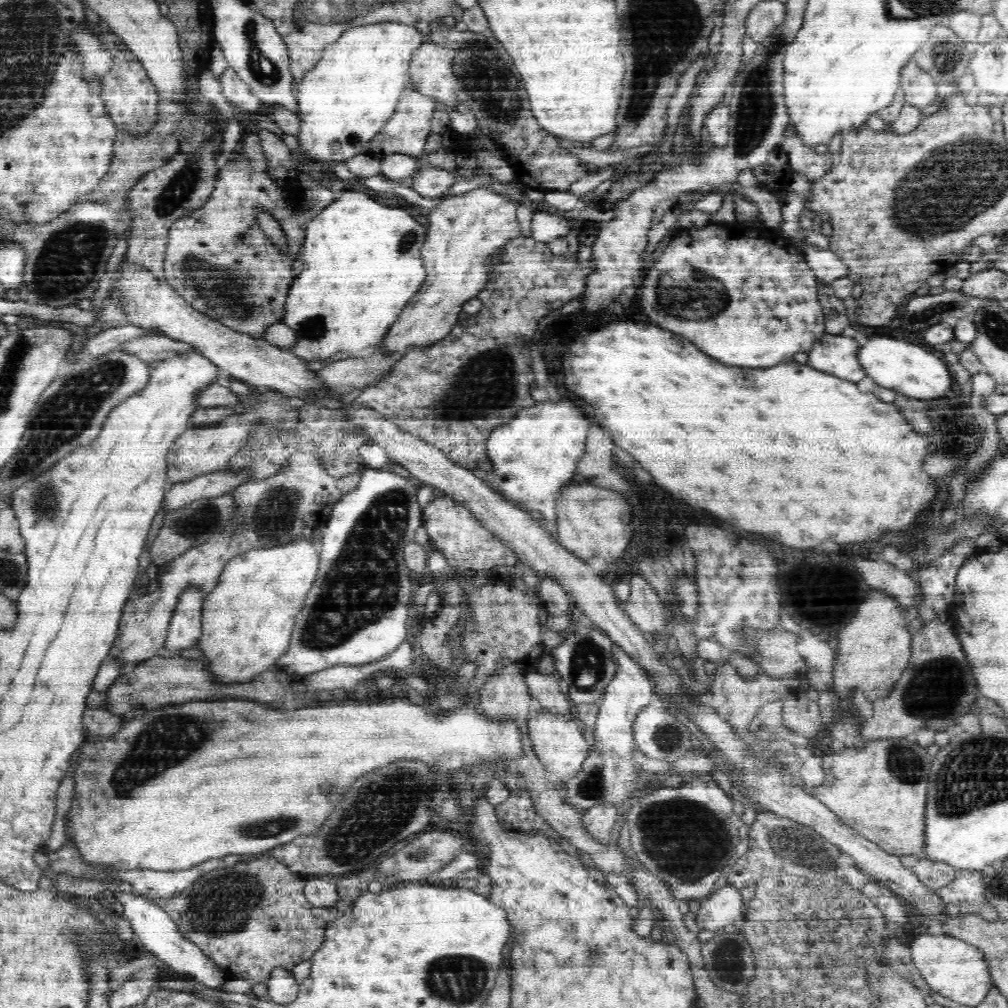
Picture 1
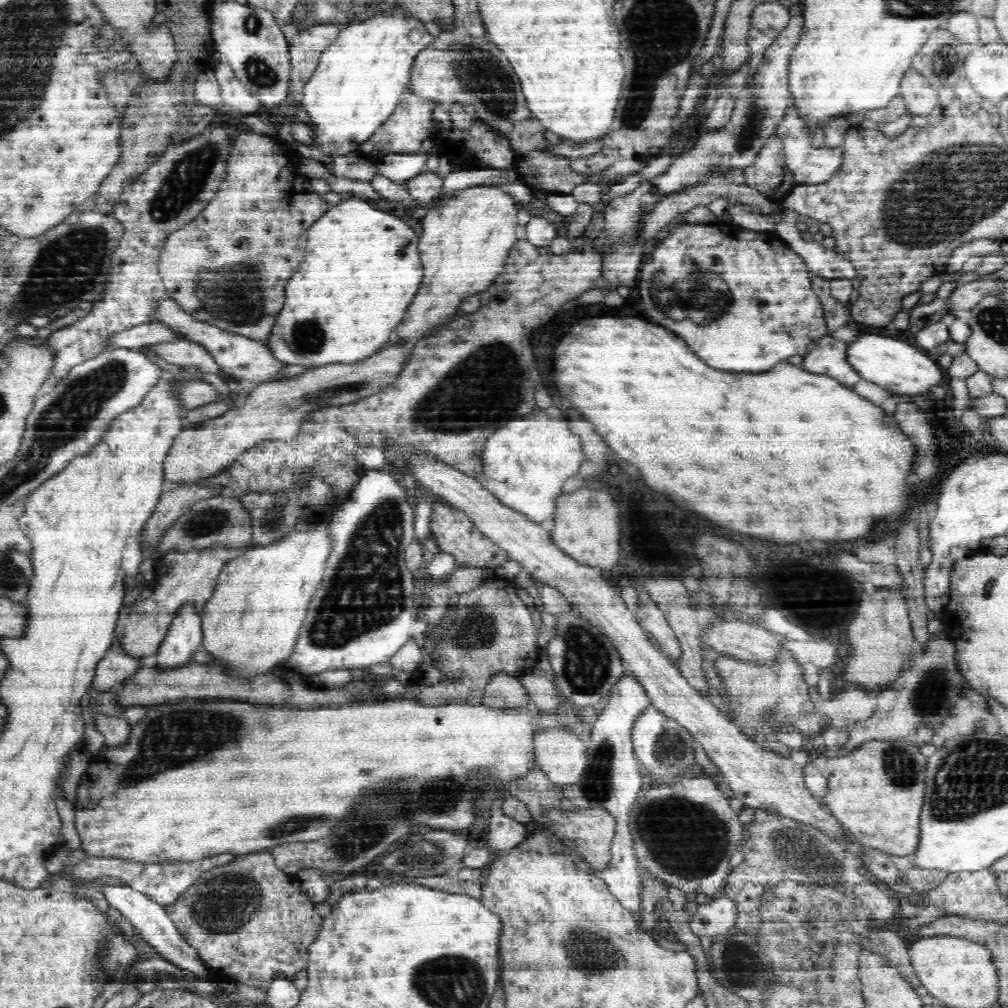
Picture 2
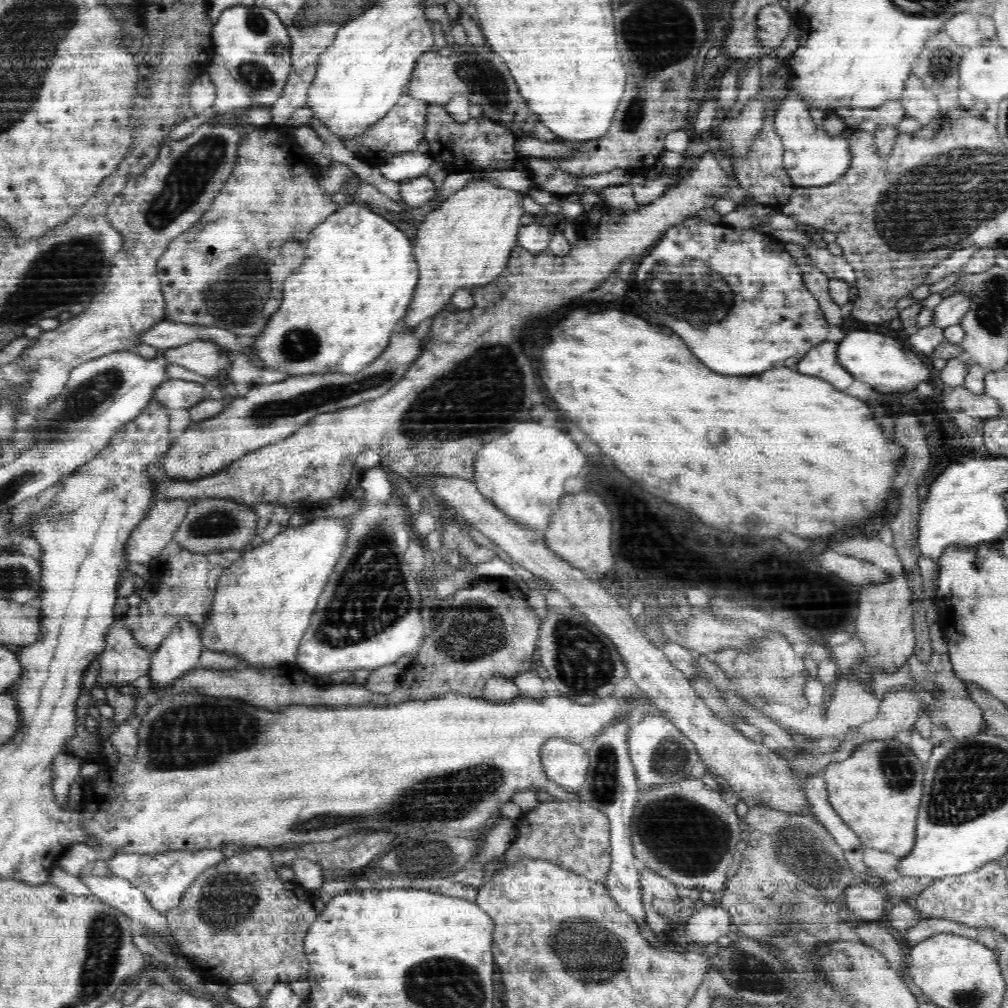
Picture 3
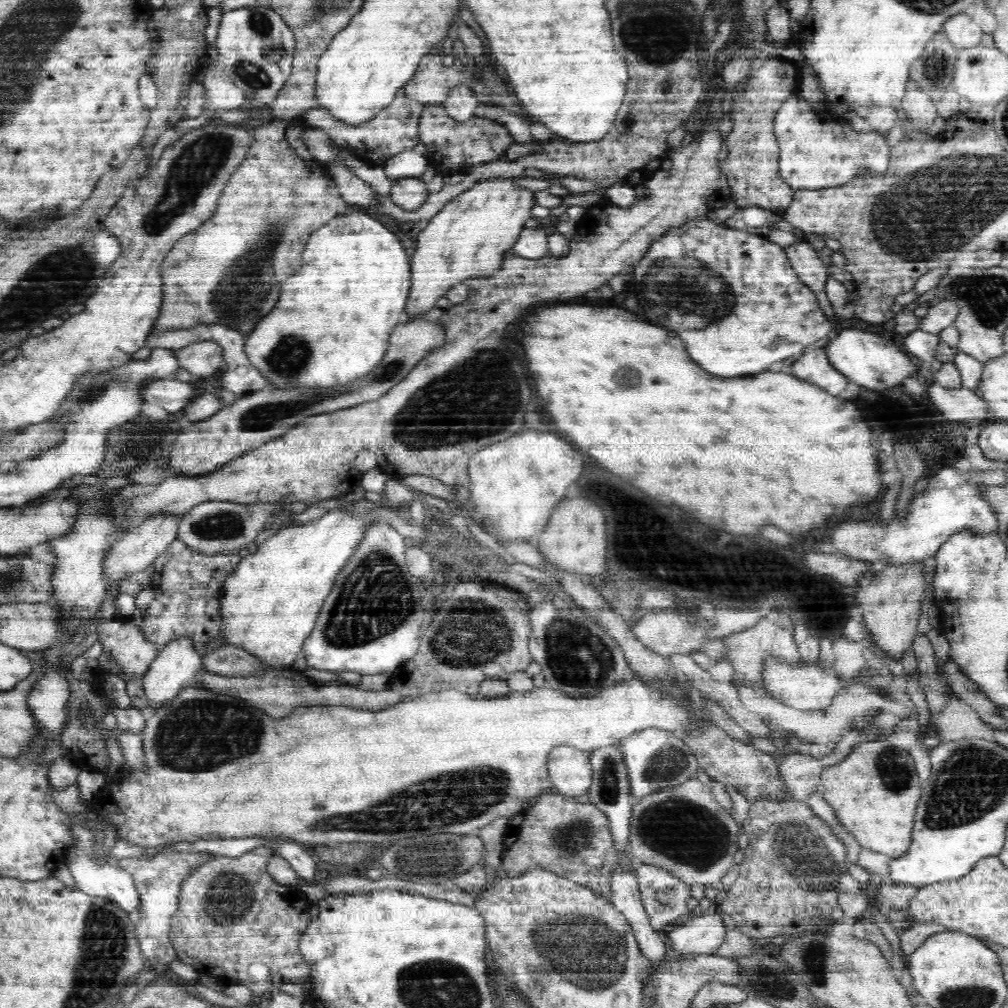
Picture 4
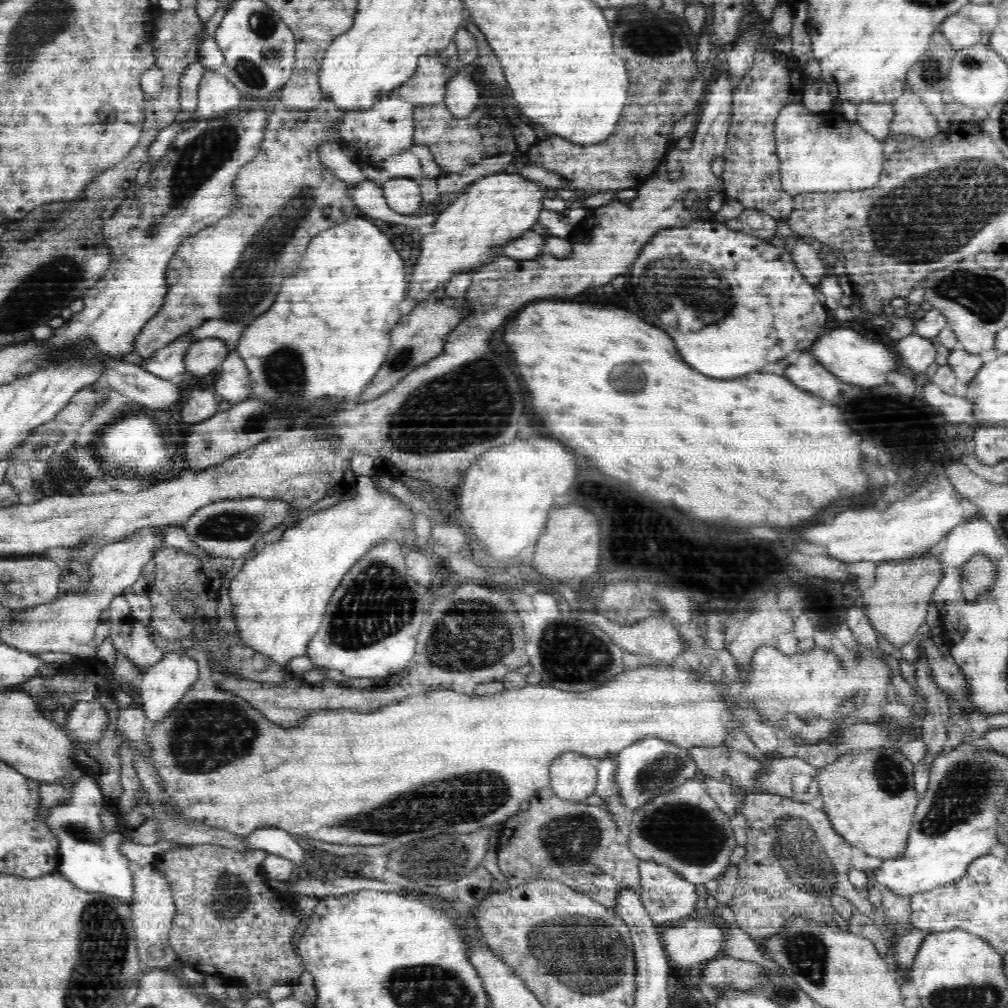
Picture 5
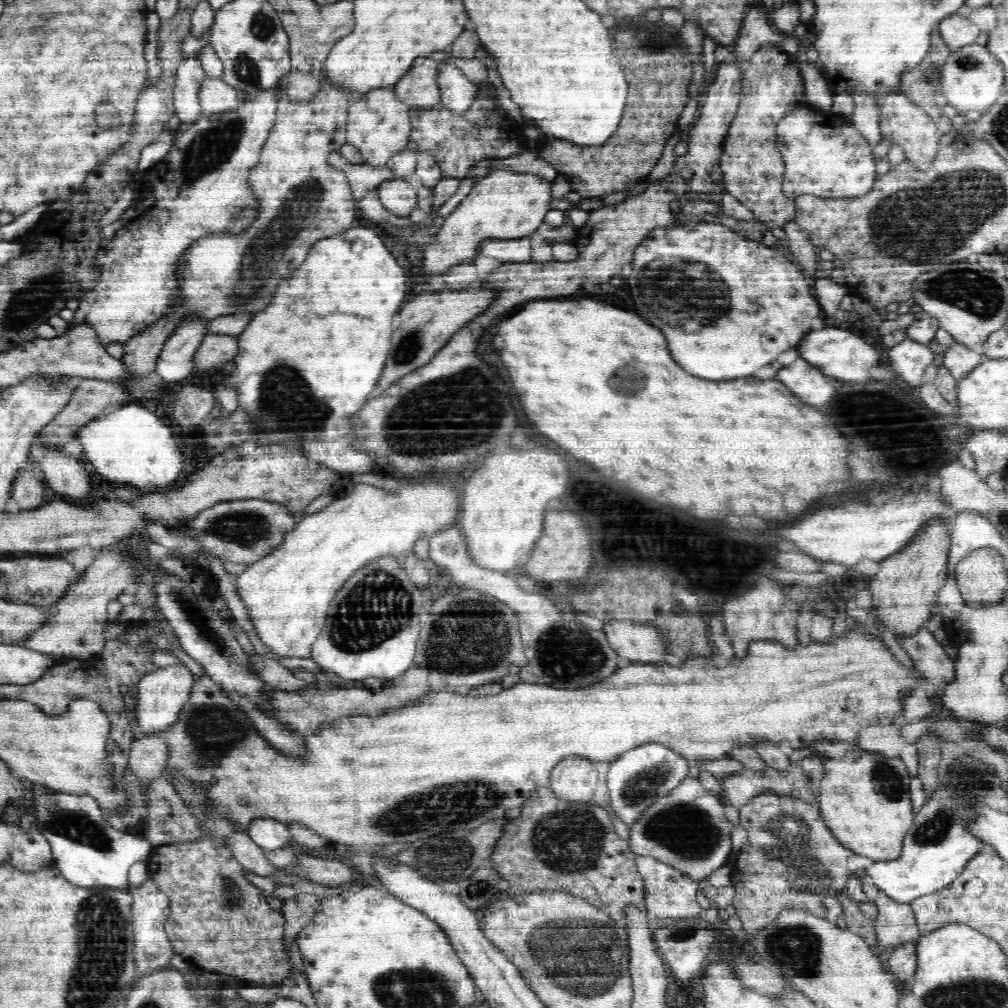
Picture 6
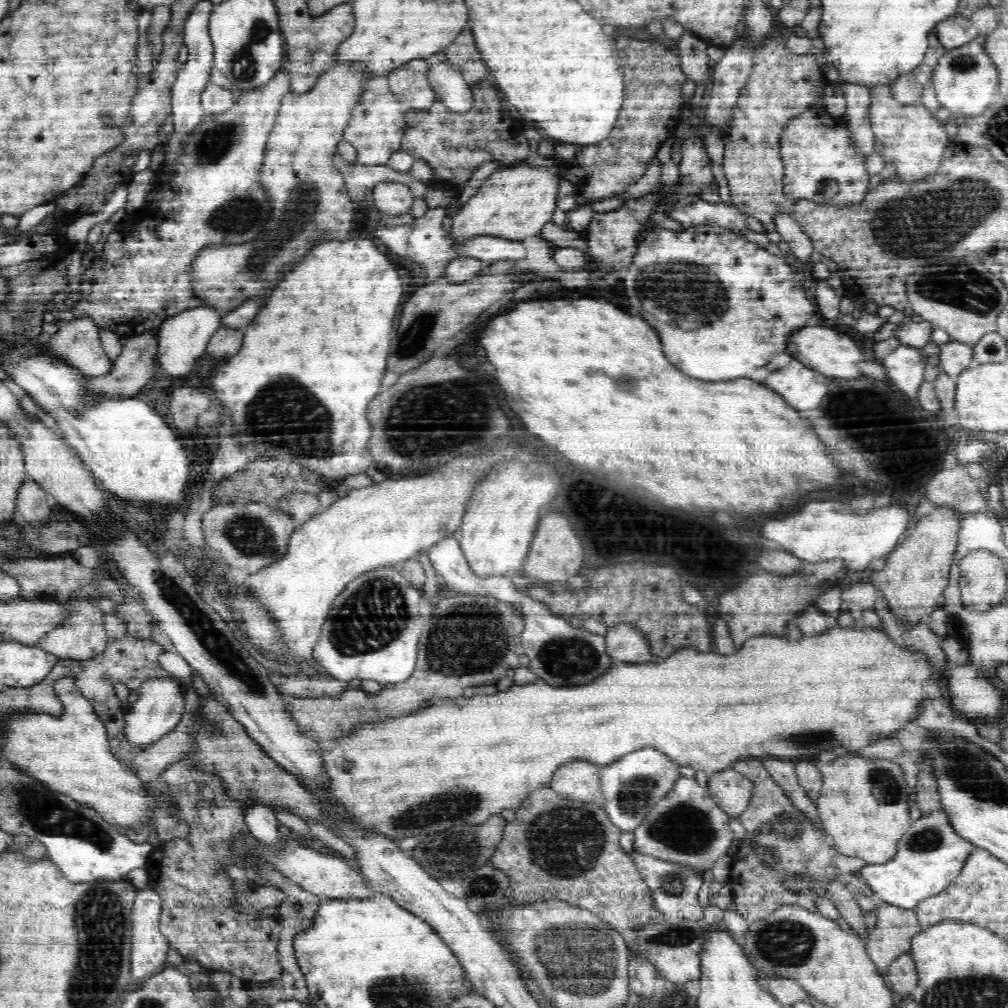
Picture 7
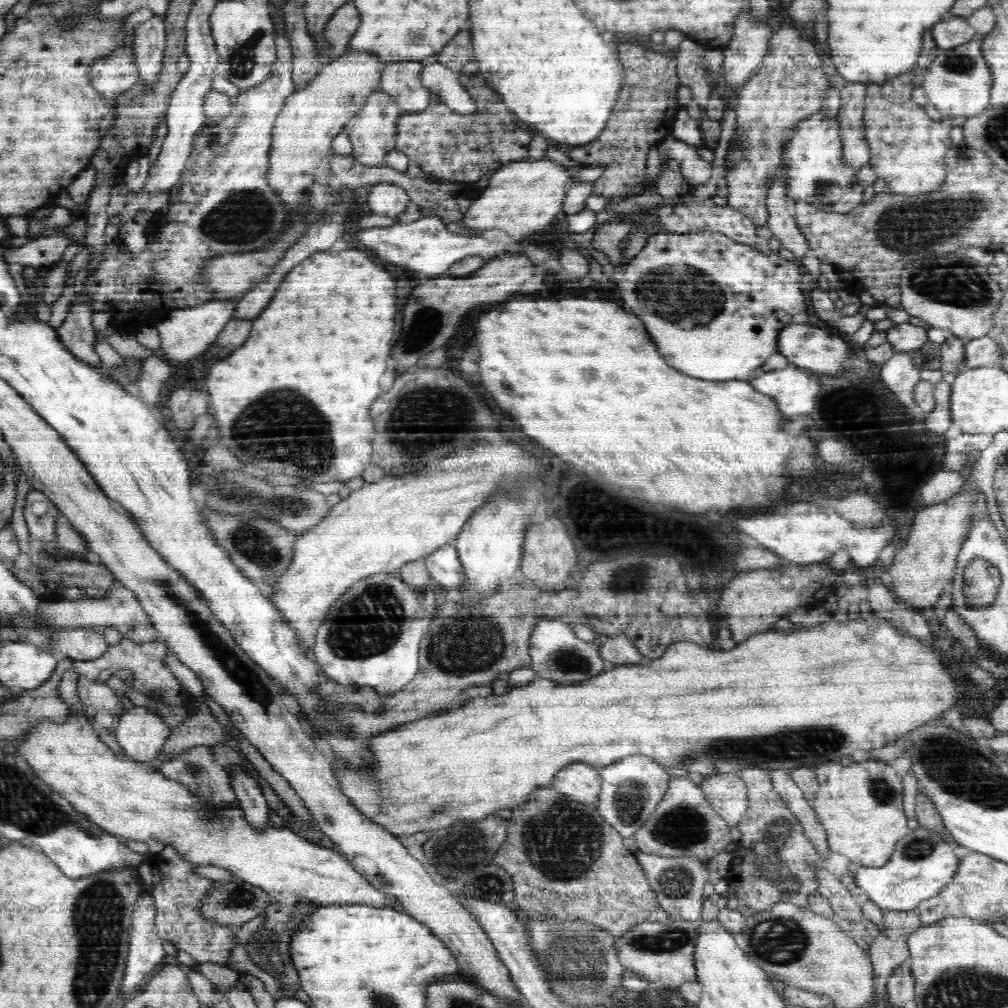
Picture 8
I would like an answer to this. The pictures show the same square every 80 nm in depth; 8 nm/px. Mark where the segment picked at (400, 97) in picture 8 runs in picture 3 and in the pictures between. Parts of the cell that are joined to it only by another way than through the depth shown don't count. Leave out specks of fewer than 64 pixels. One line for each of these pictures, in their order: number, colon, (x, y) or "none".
3: (478, 74)
4: (430, 86)
5: (427, 86)
6: (418, 88)
7: (410, 84)

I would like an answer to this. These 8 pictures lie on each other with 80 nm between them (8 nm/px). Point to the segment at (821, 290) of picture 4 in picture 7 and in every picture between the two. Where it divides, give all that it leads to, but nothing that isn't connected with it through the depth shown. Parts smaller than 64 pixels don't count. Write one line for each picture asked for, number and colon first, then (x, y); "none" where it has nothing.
5: (809, 262)
6: (804, 252)
7: (801, 247)

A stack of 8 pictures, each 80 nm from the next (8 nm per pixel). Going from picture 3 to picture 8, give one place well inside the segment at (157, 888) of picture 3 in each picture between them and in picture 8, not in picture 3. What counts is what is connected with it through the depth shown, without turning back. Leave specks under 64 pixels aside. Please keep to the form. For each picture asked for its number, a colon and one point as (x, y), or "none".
4: (158, 877)
5: (152, 909)
6: (152, 950)
7: (150, 949)
8: (146, 950)

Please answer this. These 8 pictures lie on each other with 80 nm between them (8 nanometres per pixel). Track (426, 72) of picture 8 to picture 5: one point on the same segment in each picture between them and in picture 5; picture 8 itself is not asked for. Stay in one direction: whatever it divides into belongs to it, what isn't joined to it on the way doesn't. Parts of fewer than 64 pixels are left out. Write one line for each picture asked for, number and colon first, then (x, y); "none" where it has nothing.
5: (461, 97)
6: (458, 94)
7: (446, 79)

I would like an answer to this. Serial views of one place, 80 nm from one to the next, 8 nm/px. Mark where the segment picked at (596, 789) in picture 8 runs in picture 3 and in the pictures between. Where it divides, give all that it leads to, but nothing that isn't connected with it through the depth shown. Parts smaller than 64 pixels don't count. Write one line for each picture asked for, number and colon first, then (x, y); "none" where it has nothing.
3: (565, 763)
4: (570, 770)
5: (573, 777)
6: (575, 779)
7: (578, 779)

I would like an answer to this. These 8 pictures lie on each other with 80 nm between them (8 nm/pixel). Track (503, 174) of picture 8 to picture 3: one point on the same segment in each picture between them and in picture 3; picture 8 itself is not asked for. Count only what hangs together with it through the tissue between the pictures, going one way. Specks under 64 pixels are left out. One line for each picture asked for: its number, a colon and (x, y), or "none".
3: (466, 242)
4: (470, 236)
5: (495, 210)
6: (507, 205)
7: (515, 202)

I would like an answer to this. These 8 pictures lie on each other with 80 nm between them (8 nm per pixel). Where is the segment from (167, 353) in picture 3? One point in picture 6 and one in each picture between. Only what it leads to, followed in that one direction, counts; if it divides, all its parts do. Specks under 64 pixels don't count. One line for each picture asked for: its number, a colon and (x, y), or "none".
4: (202, 359)
5: (205, 356)
6: (216, 349)

